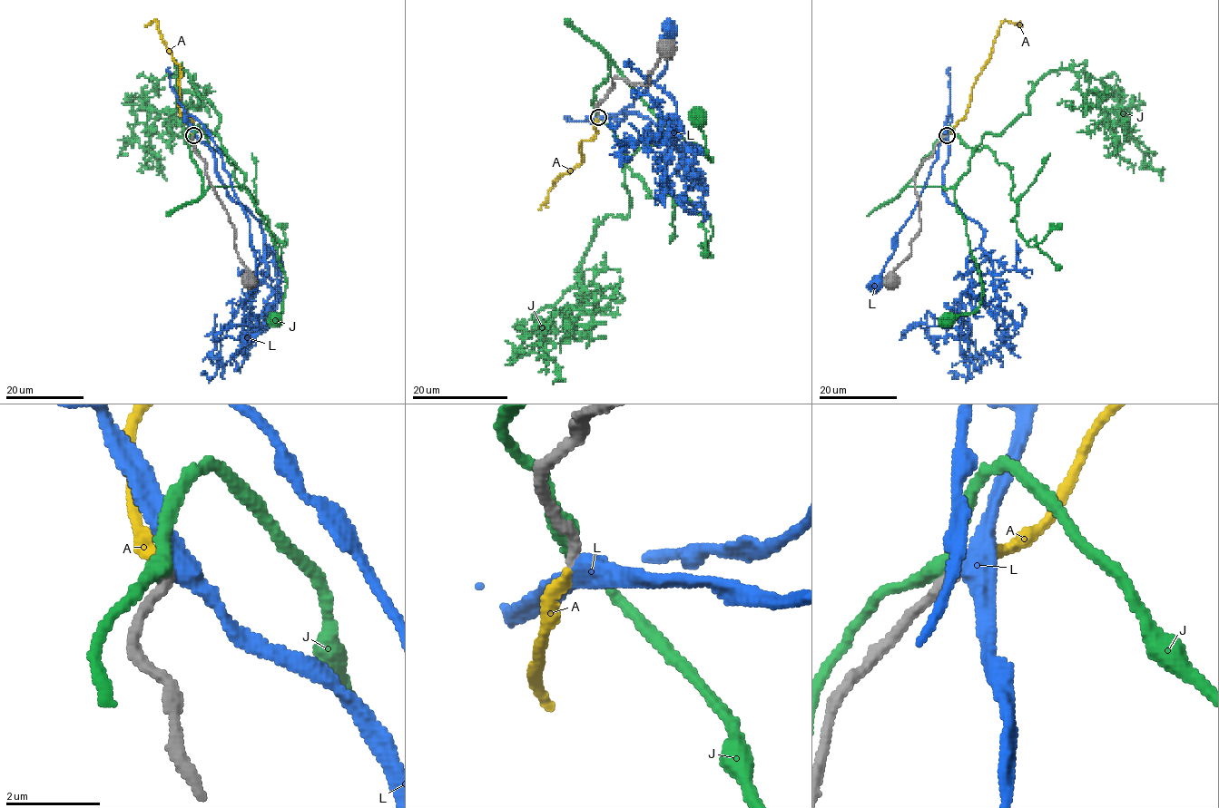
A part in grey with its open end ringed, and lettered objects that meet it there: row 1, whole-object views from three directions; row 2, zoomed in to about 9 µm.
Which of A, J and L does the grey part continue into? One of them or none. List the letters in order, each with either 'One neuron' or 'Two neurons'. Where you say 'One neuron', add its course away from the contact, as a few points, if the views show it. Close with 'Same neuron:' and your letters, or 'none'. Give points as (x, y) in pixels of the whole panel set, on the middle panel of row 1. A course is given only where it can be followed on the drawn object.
A: One neuron. Its course: (598, 117), (594, 124), (596, 133), (579, 144), (582, 160), (560, 175), (546, 201), (537, 209)
J: Two neurons
L: Two neurons
Same neuron: A

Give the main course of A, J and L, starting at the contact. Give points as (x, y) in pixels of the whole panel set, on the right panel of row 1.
A: (947, 135), (965, 118), (971, 87), (987, 61), (1001, 24), (1007, 20), (1023, 26)
J: (944, 136), (898, 193), (907, 187), (954, 188), (982, 283), (980, 302), (974, 311), (947, 319)
L: (946, 135), (952, 116), (950, 114), (947, 118), (945, 137), (924, 189), (897, 236), (897, 246), (879, 284)

